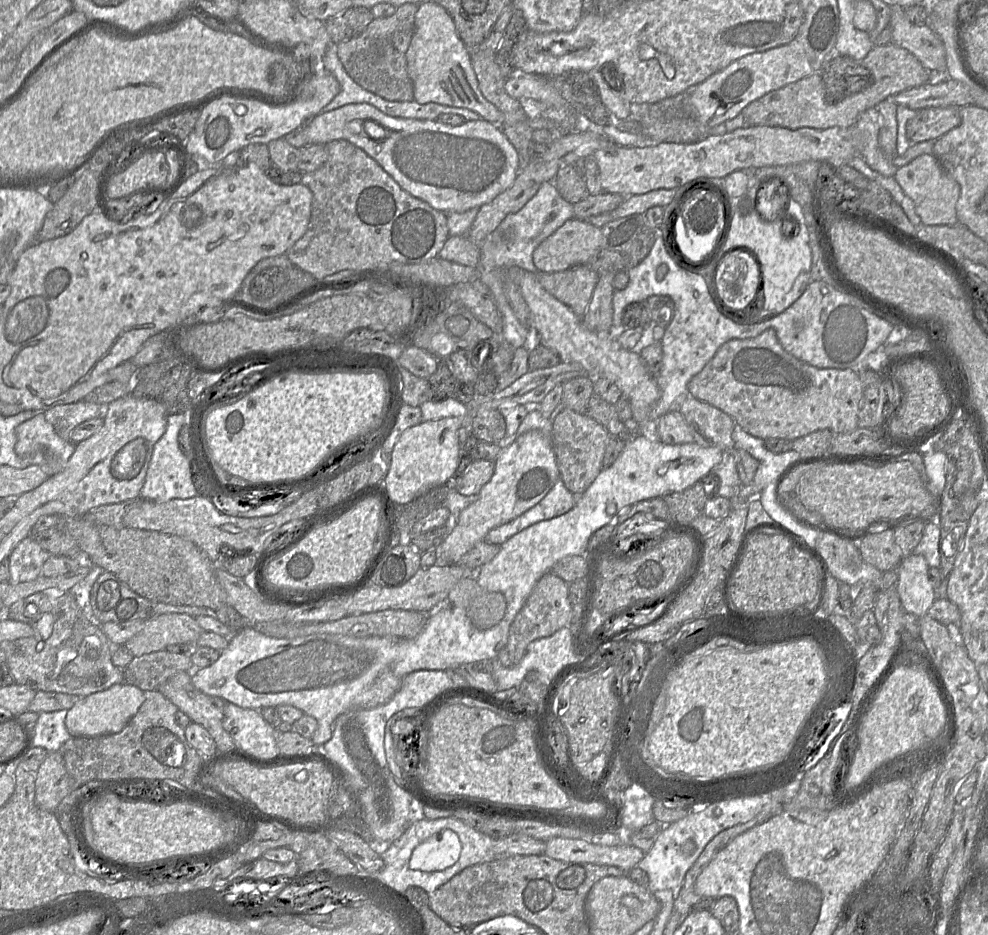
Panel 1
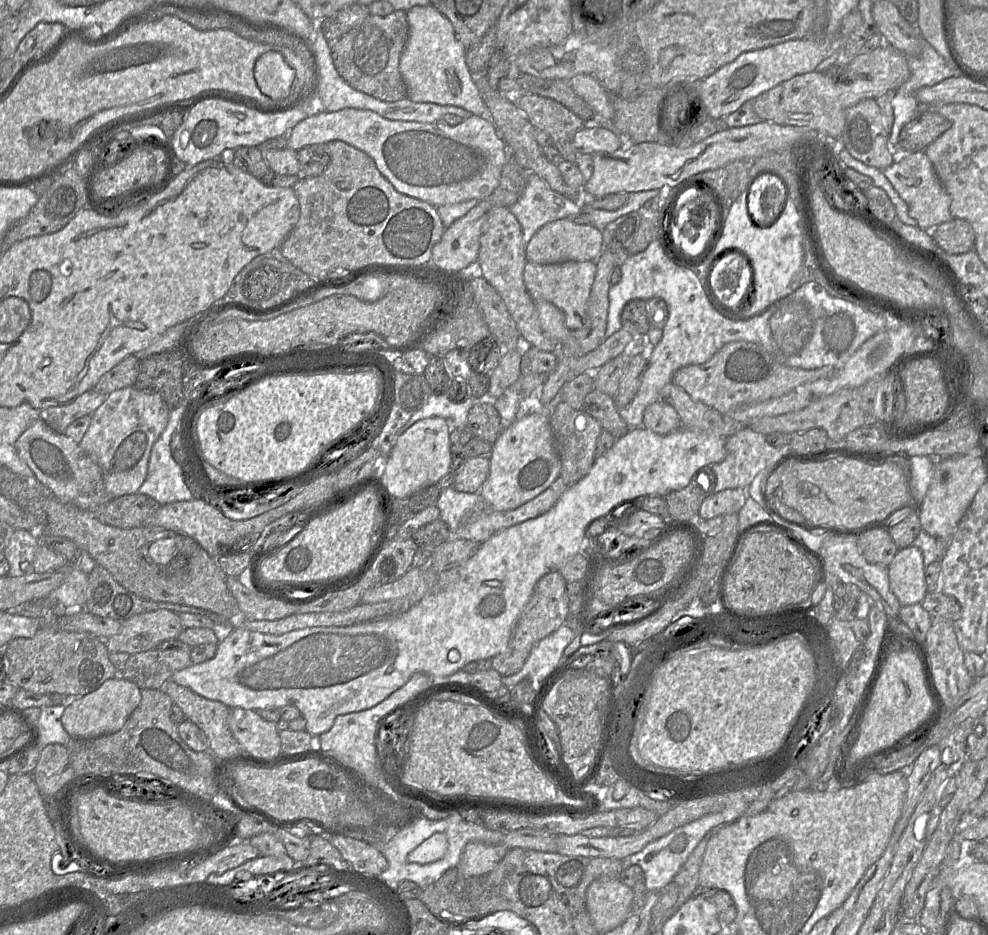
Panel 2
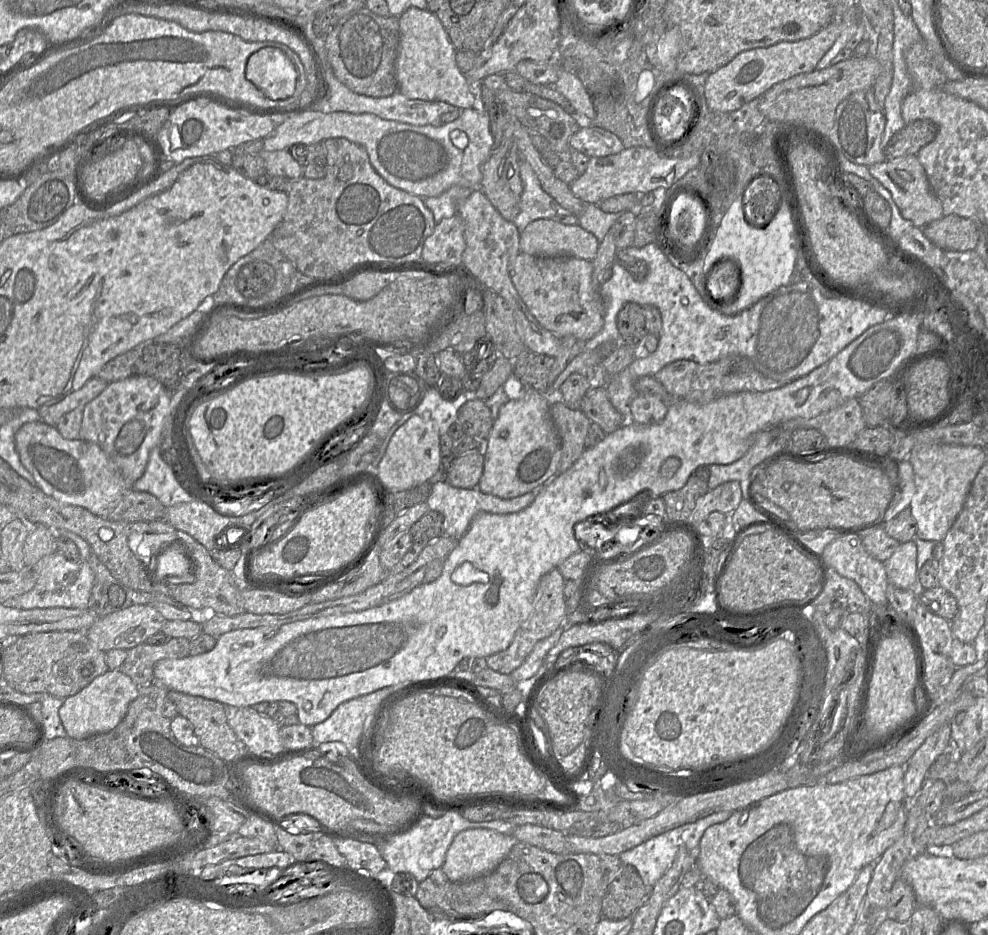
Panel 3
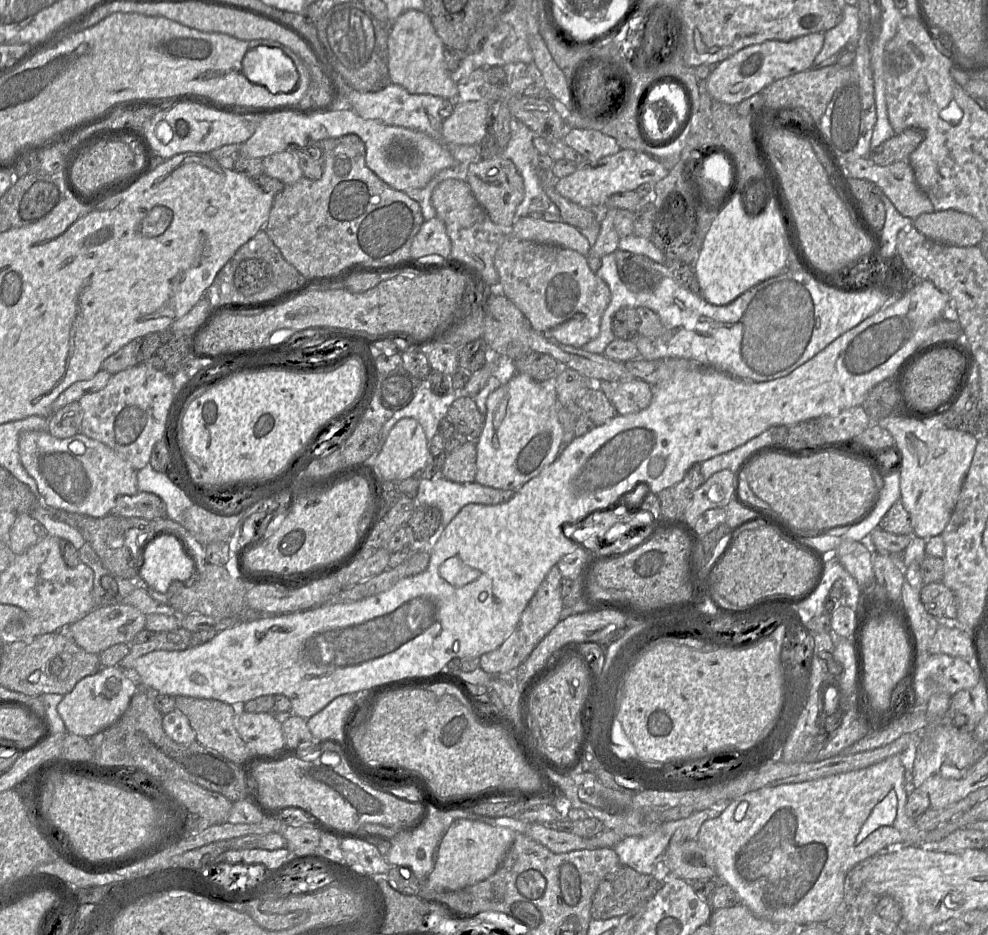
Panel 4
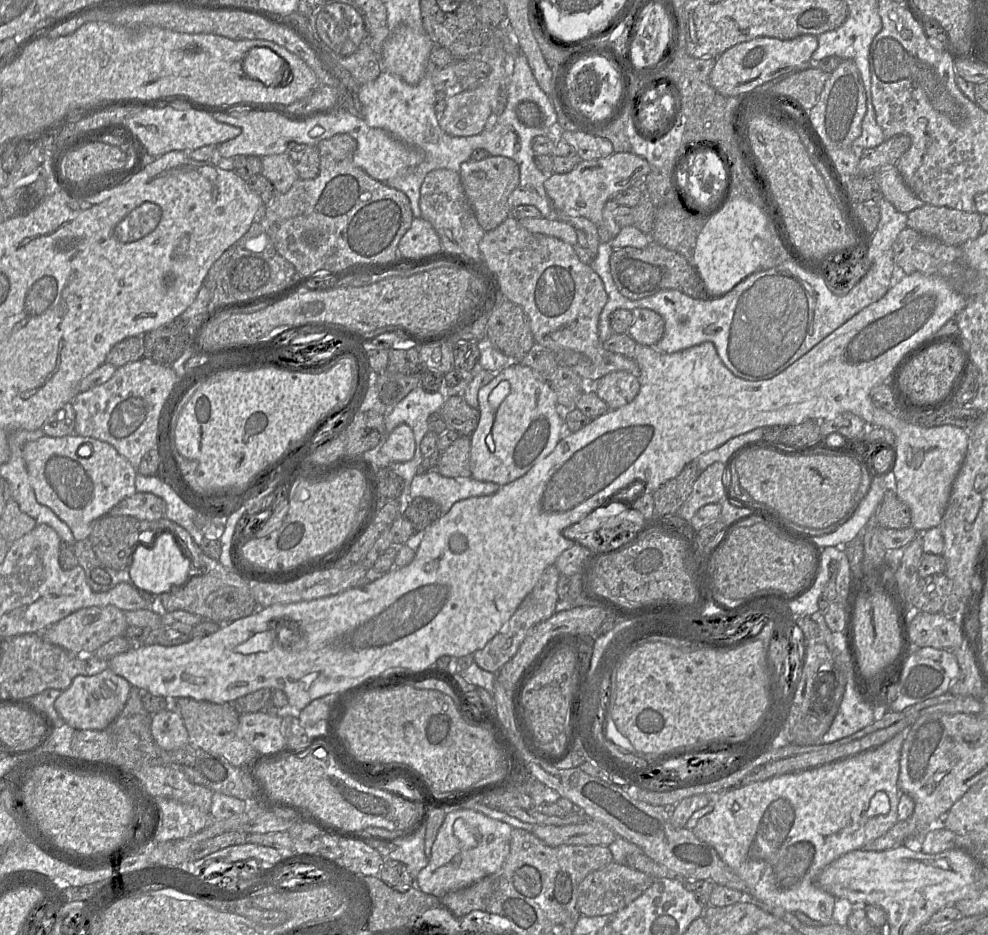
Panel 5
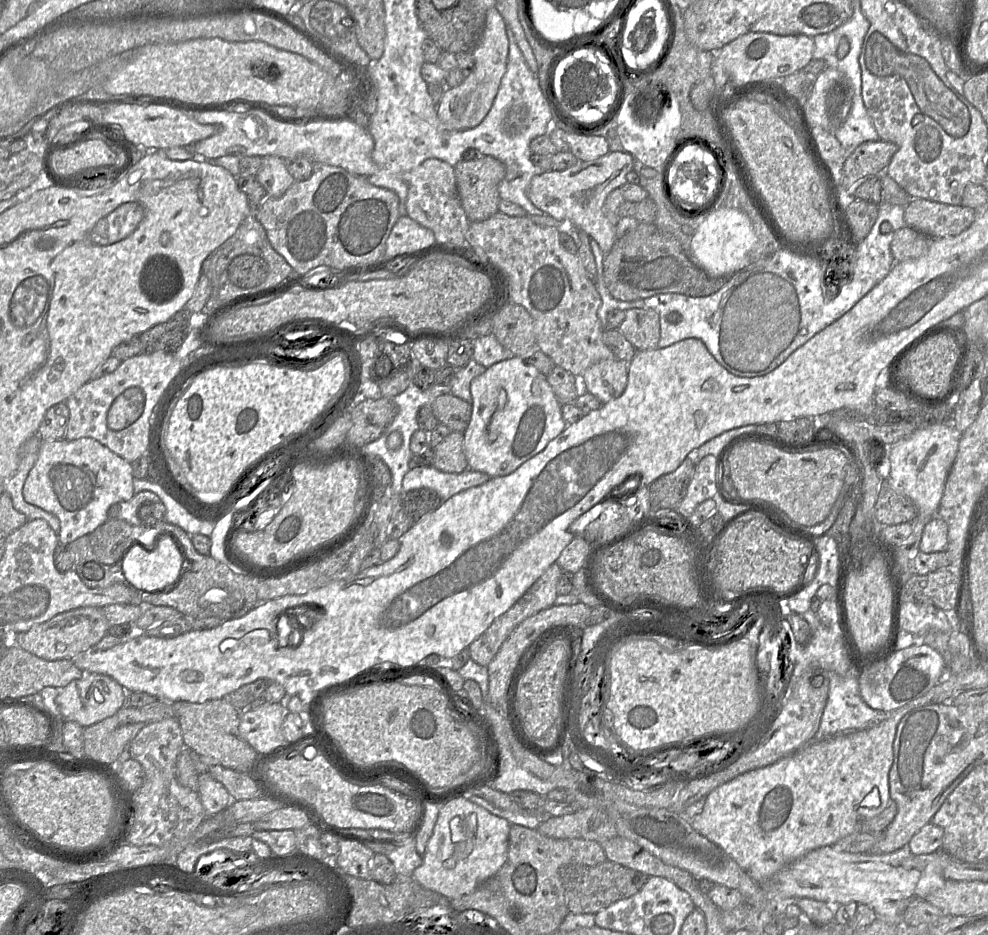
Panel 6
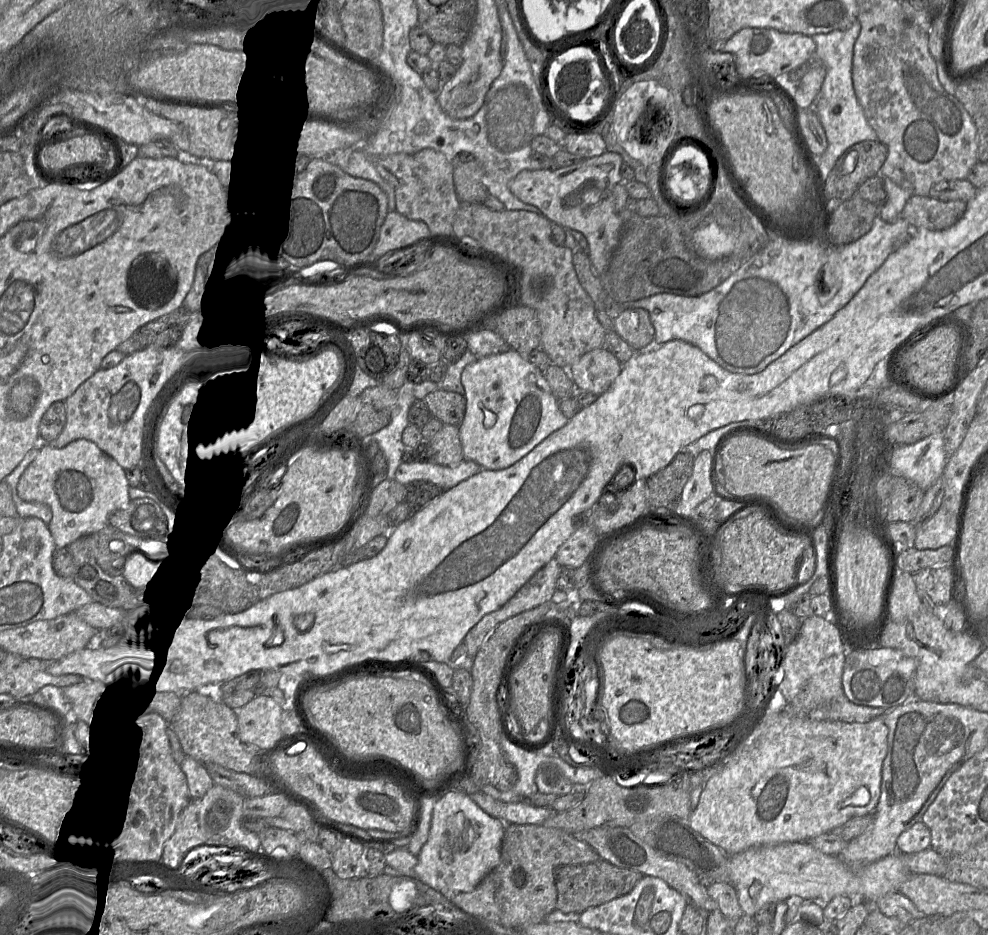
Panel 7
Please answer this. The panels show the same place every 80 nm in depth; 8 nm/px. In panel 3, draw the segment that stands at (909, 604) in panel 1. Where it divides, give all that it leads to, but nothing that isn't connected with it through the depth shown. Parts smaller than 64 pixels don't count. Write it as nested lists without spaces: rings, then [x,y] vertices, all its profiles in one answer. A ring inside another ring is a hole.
[[[913,540],[901,543],[891,557],[883,562],[889,583],[904,589],[913,590],[920,595],[924,588],[917,588],[919,568],[917,565],[917,546]]]

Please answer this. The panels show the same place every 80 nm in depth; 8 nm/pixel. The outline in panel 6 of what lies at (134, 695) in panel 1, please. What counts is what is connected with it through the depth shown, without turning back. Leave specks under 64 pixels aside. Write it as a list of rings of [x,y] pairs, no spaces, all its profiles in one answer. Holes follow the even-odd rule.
[[[86,673],[84,677],[71,681],[56,697],[56,704],[63,720],[70,720],[88,727],[114,715],[127,705],[128,692],[113,678],[97,673]]]

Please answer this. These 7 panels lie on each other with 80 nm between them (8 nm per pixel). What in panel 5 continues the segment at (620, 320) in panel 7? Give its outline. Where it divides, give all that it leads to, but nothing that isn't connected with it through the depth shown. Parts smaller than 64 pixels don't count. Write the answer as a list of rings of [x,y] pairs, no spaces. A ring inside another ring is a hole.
[[[636,308],[631,312],[633,323],[627,334],[637,344],[655,346],[664,334],[665,322],[663,317],[659,313],[646,308]]]

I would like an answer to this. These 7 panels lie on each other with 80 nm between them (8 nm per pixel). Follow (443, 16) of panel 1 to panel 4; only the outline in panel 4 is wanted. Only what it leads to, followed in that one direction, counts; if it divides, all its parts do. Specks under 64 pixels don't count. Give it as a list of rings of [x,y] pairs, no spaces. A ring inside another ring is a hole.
[[[416,10],[404,12],[389,26],[387,51],[391,82],[411,94],[431,94],[445,100],[455,98],[458,85],[451,79],[451,71],[446,67],[445,49],[426,13]]]

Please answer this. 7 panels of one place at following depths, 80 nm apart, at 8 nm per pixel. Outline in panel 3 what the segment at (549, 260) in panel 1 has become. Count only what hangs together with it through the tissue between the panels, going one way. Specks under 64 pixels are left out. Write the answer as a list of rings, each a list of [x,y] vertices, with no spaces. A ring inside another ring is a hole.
[[[538,219],[520,233],[520,249],[529,255],[569,255],[592,261],[599,247],[597,238],[580,225],[565,225],[553,219]]]

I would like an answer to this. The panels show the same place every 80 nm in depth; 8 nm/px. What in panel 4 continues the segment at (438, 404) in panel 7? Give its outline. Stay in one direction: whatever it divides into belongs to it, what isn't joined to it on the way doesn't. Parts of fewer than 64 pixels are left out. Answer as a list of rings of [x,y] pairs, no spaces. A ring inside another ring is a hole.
[[[459,397],[451,404],[446,418],[454,425],[456,432],[476,441],[483,430],[486,415],[480,412],[472,398]]]

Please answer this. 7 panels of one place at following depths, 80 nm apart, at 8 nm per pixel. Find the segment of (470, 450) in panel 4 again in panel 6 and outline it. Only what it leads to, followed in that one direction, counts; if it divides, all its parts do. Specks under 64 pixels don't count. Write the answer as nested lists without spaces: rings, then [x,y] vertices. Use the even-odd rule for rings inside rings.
[[[452,431],[434,448],[433,467],[447,473],[461,473],[468,468],[463,433]]]

